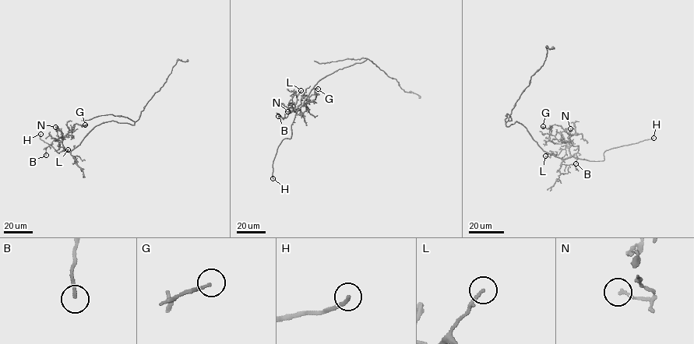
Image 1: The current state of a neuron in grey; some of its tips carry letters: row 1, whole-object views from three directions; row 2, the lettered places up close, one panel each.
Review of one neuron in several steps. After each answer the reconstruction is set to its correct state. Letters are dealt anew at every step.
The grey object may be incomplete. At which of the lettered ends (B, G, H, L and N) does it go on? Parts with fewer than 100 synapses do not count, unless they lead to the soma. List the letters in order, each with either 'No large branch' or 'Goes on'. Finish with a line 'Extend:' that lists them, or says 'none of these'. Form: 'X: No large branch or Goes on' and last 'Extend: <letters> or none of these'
B: No large branch
G: No large branch
H: Goes on
L: No large branch
N: No large branch
Extend: H

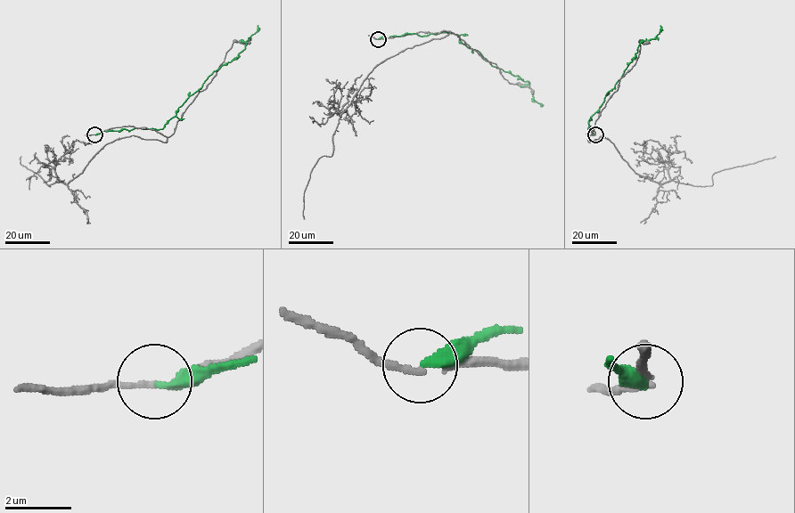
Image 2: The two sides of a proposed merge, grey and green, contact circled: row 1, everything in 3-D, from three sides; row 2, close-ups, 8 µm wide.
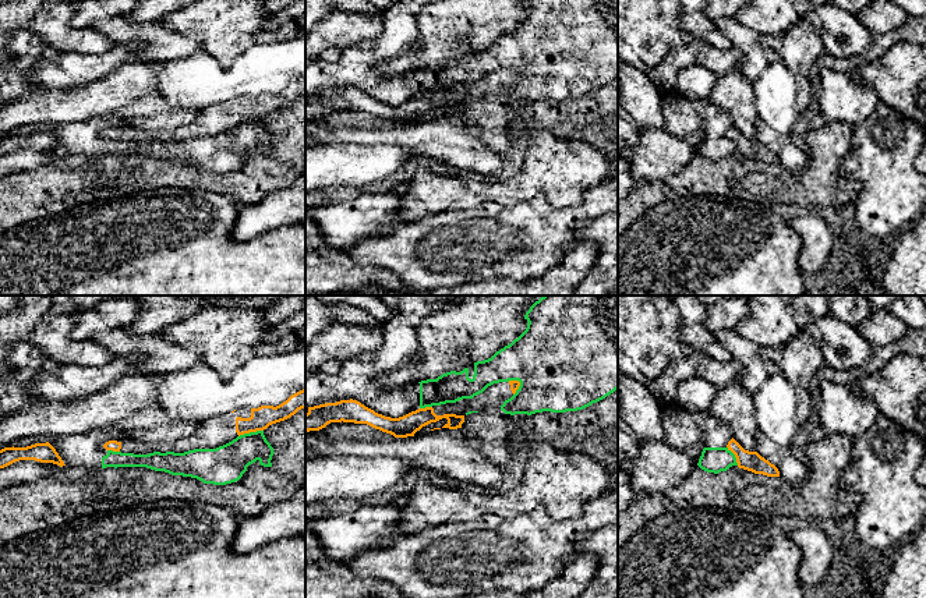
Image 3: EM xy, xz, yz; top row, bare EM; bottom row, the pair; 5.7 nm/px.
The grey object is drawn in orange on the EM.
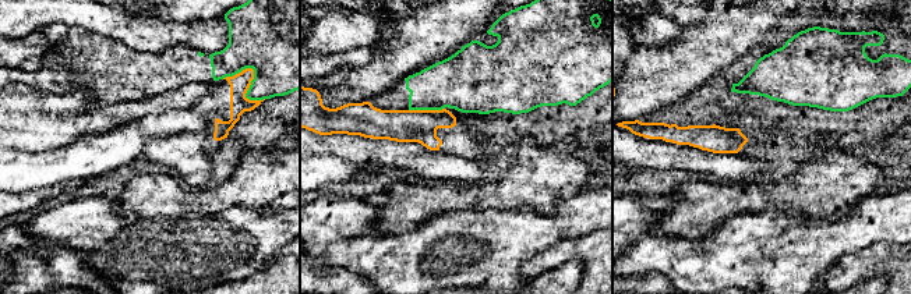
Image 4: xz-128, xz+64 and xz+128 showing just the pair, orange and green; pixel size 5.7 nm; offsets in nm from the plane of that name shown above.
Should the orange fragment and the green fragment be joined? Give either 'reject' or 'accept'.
reject

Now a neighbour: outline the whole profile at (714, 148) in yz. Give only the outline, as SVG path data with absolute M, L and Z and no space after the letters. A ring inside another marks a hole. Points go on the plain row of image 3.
M679 92L664 93L661 109L665 118L664 130L672 135L703 132L697 153L718 162L738 153L735 142L727 135L732 127L731 117L710 99L690 99Z

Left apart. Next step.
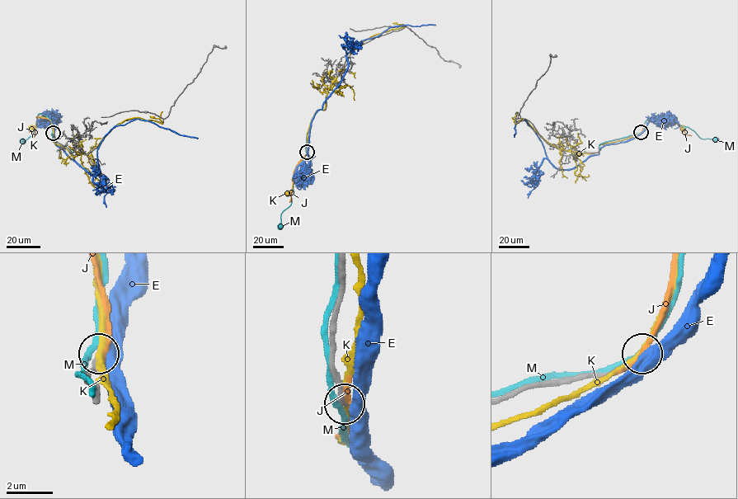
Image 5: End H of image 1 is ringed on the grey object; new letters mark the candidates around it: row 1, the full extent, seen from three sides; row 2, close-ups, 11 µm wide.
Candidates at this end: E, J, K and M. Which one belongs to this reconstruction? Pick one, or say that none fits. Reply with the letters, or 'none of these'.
none of these

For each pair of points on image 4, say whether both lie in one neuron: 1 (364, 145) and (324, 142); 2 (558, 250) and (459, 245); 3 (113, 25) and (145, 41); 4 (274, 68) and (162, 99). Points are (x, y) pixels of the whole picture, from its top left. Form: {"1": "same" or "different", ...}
{"1": "same", "2": "different", "3": "same", "4": "different"}

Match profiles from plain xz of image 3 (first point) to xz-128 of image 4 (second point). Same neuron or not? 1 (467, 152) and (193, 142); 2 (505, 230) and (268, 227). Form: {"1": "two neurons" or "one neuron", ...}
{"1": "one neuron", "2": "one neuron"}

